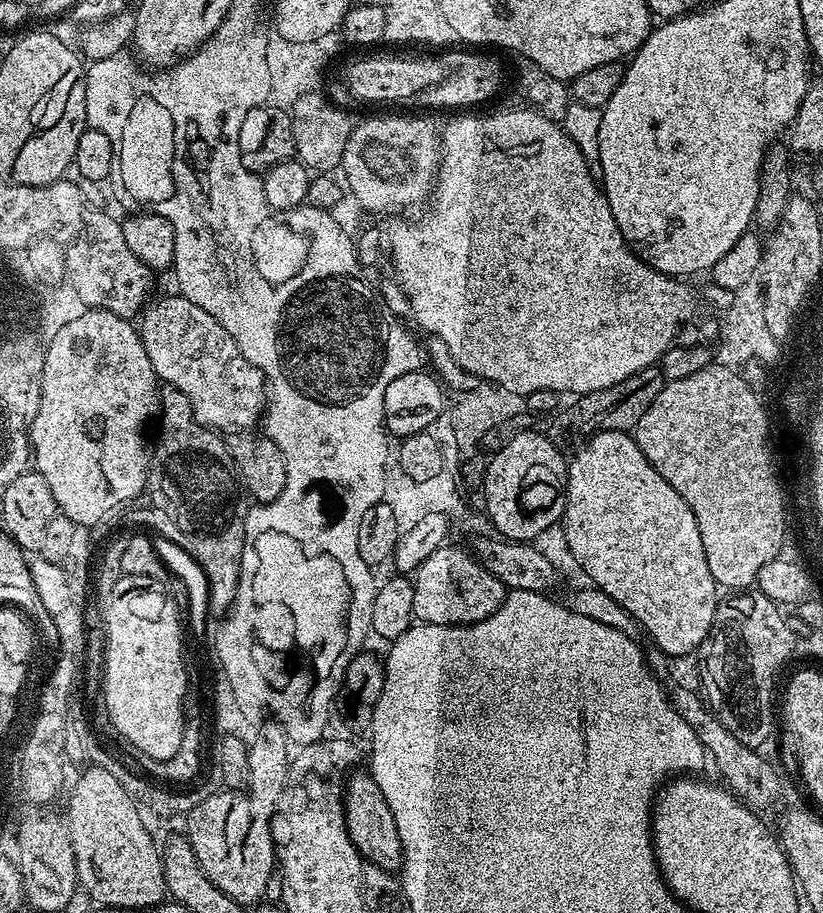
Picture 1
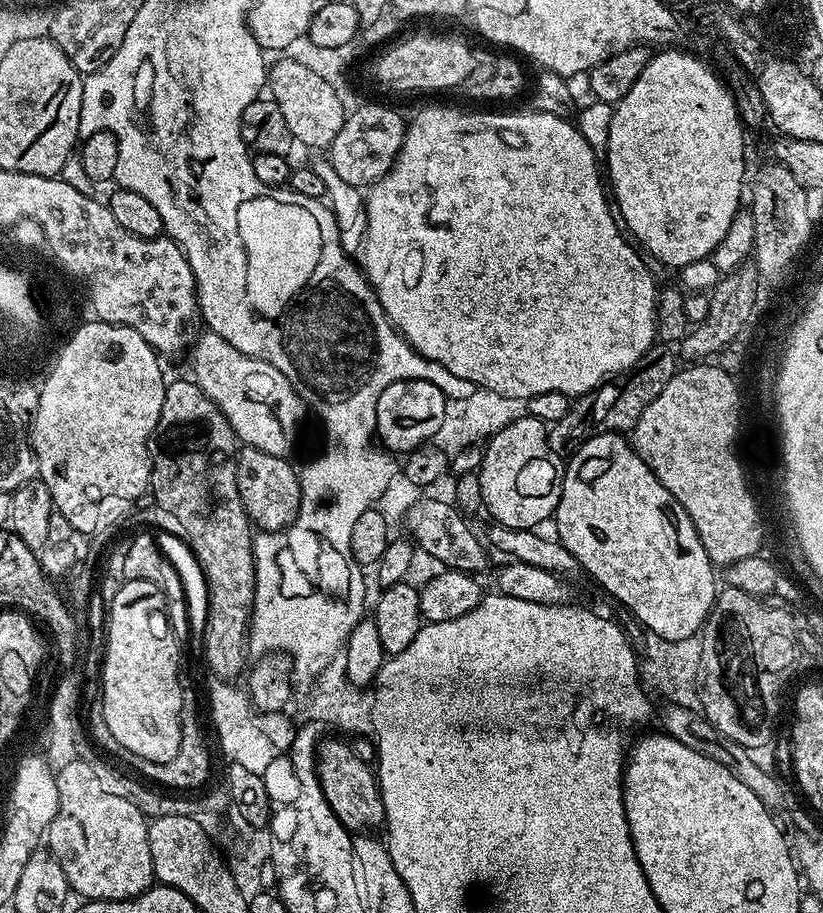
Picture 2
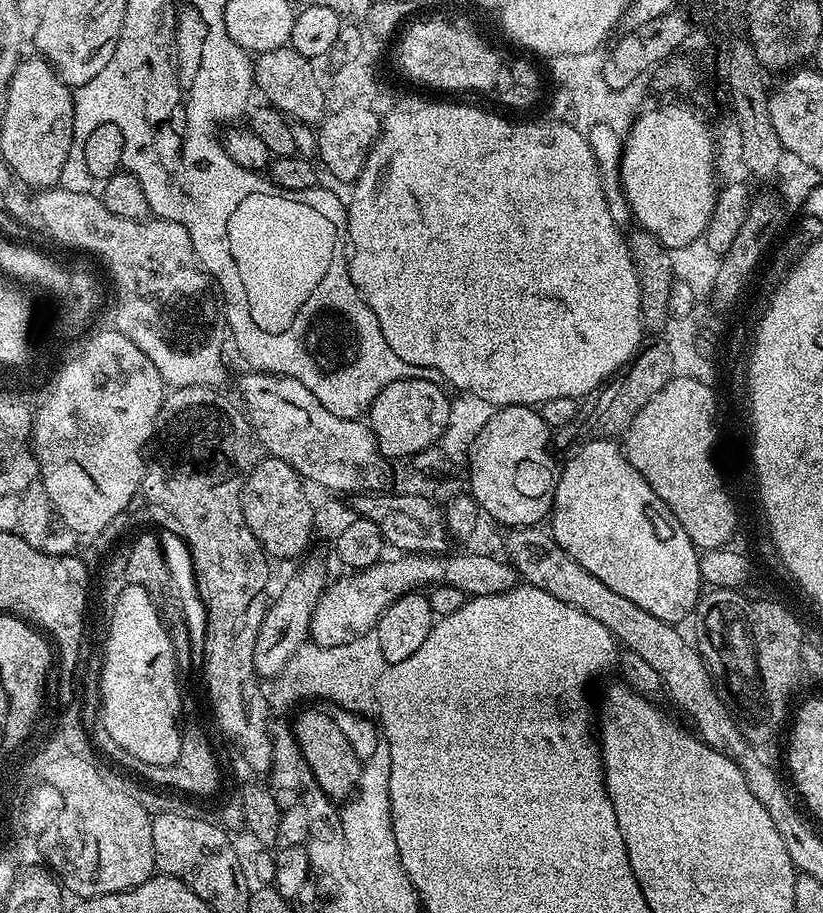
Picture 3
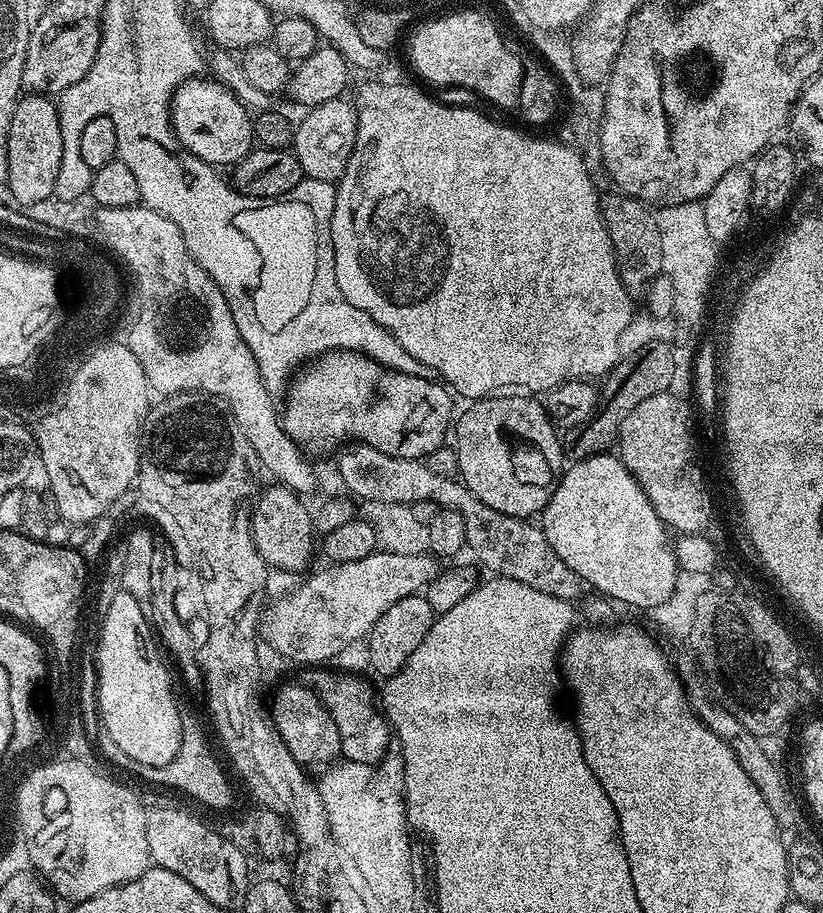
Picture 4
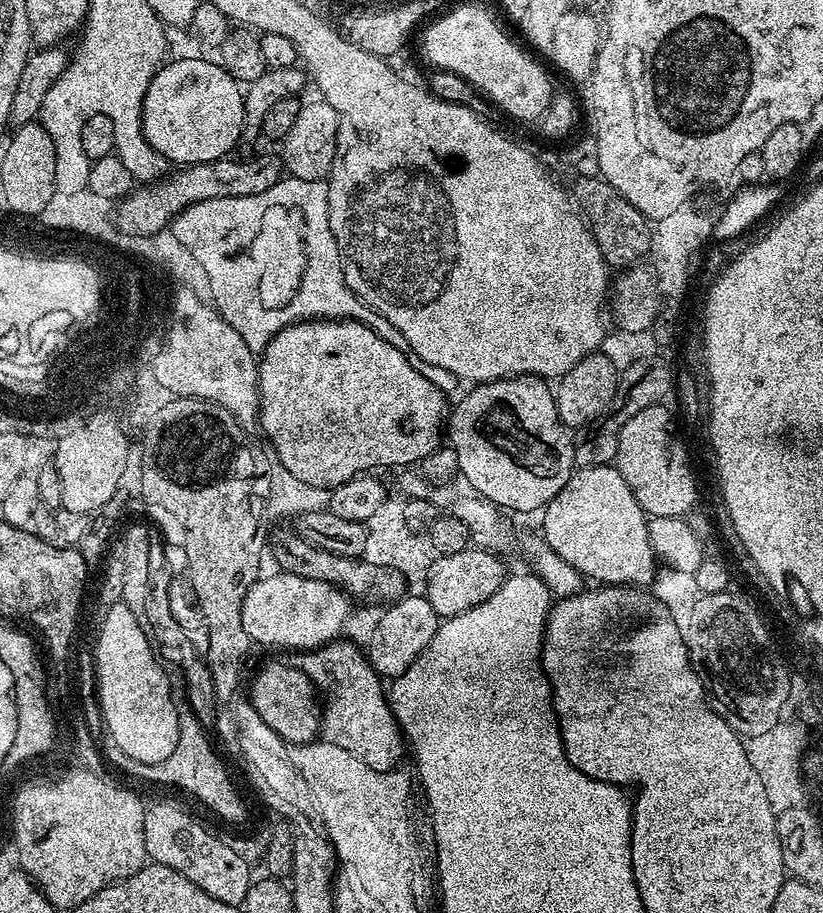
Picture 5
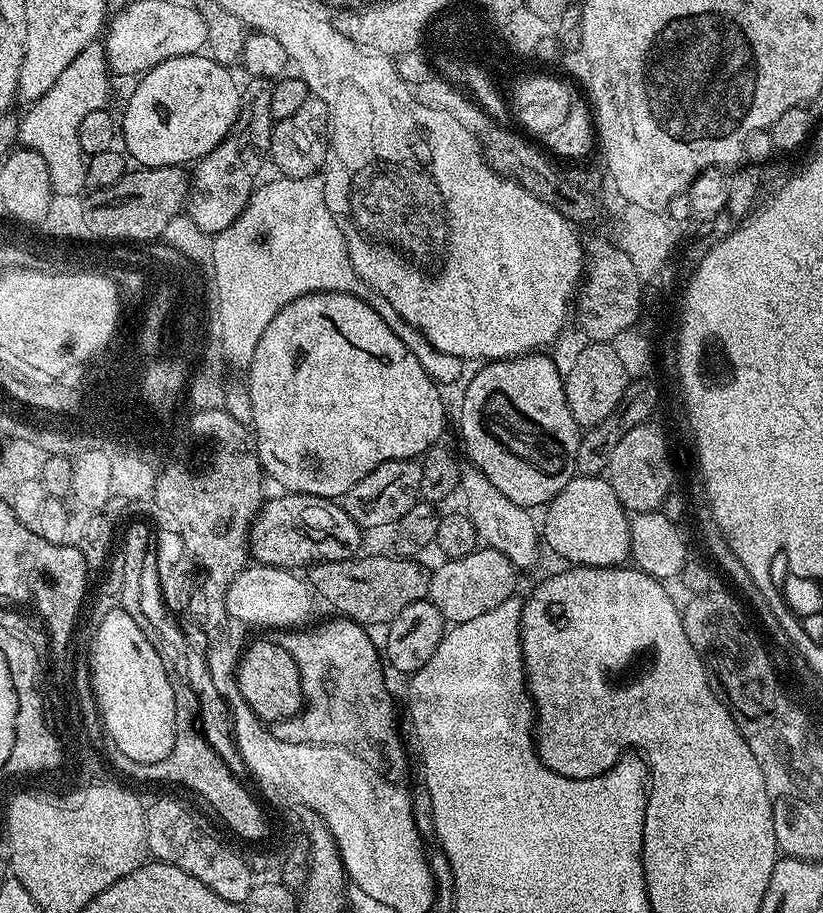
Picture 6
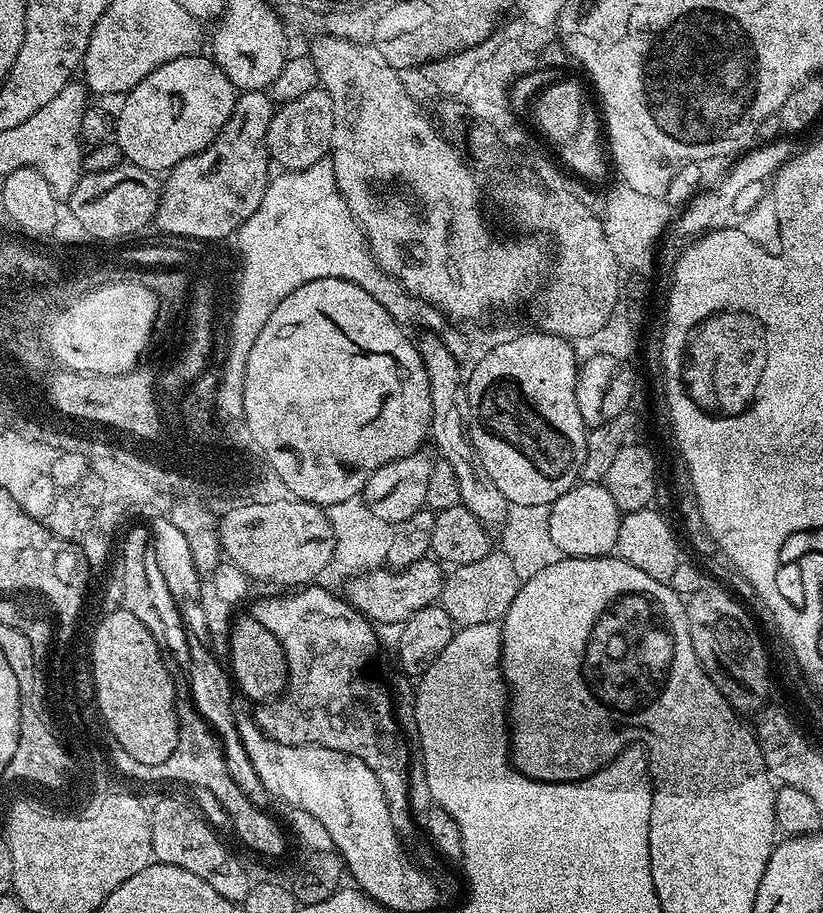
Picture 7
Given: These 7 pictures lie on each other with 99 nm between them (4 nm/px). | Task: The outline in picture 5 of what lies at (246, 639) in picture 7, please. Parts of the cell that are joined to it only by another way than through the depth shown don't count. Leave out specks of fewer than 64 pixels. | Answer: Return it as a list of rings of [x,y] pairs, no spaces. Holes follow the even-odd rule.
[[[295,663],[268,664],[250,680],[250,699],[254,710],[275,734],[288,744],[310,744],[322,732],[322,704],[312,679]]]

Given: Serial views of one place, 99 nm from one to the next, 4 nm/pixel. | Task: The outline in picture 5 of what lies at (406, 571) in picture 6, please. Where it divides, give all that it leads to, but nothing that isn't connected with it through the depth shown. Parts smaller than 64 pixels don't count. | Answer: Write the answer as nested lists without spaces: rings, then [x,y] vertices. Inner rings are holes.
[[[294,538],[280,539],[279,548],[271,554],[271,559],[280,563],[277,564],[279,571],[298,574],[298,578],[314,578],[314,582],[335,584],[345,596],[353,601],[365,600],[368,604],[387,606],[392,601],[400,599],[406,592],[404,588],[406,577],[397,569],[371,565],[363,558],[339,556],[322,550],[310,542],[301,542]]]

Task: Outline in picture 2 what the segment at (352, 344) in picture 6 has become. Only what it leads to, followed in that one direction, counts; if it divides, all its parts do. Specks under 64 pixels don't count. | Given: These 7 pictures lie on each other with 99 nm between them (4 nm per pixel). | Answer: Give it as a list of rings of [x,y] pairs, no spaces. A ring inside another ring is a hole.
[[[403,380],[386,386],[378,398],[376,411],[375,435],[379,443],[389,452],[413,452],[429,443],[435,437],[438,426],[442,426],[445,403],[442,390],[425,380]]]

